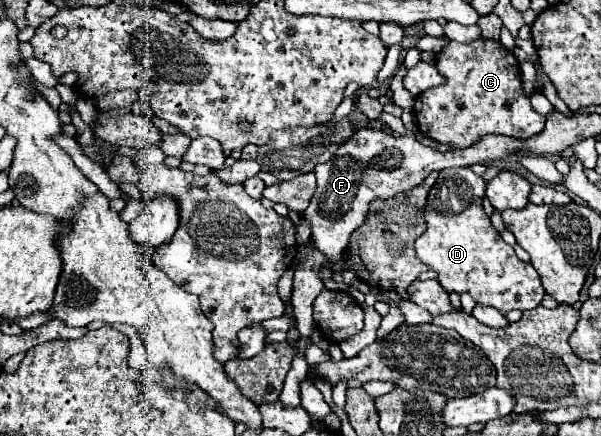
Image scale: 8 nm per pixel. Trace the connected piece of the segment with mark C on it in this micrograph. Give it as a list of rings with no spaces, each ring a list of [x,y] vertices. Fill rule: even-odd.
[[[478,38],[468,44],[458,44],[450,40],[434,64],[446,78],[446,84],[418,94],[412,110],[418,130],[424,136],[458,150],[474,146],[486,134],[526,140],[544,130],[546,118],[534,114],[530,100],[524,96],[520,64],[500,42]]]

